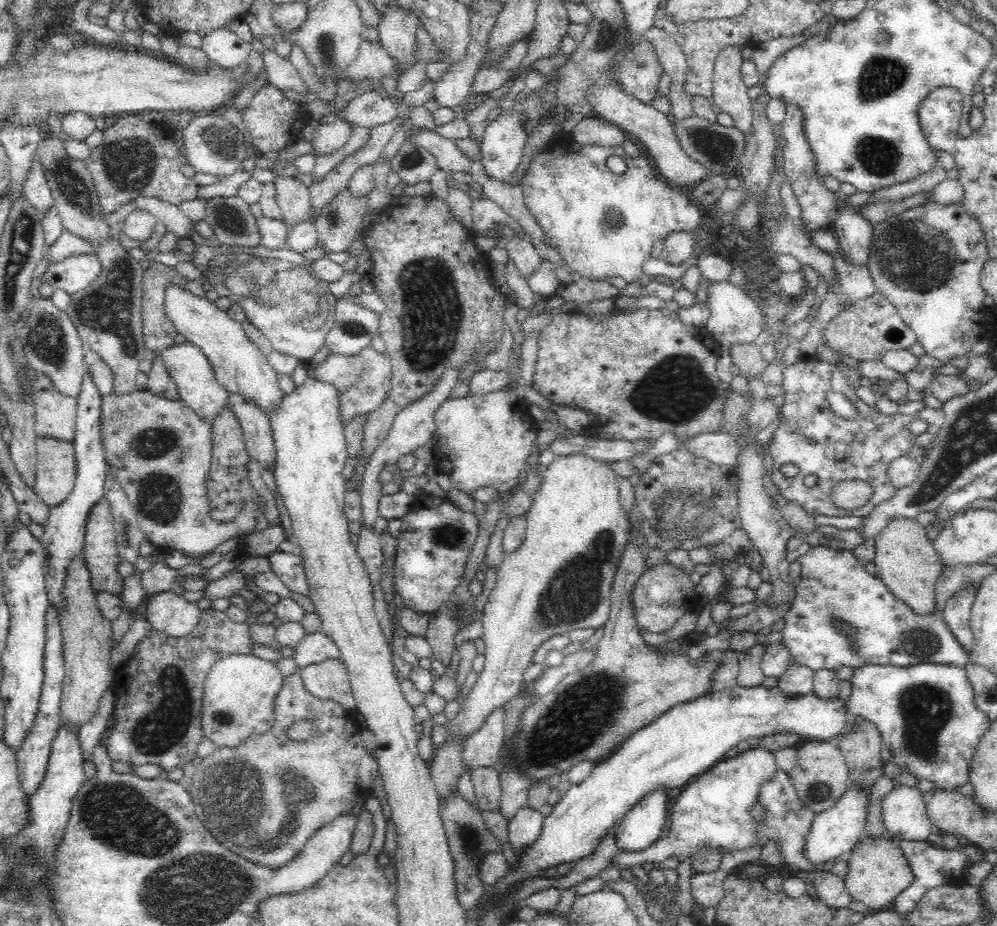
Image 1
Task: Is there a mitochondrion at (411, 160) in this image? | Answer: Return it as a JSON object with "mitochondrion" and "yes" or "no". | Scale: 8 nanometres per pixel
{"mitochondrion":"yes"}

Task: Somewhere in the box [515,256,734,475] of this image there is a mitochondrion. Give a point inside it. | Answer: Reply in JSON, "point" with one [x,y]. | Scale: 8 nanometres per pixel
{"point":[676,391]}

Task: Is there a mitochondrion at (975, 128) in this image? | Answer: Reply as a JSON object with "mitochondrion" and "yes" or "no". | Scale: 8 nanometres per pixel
{"mitochondrion":"no"}

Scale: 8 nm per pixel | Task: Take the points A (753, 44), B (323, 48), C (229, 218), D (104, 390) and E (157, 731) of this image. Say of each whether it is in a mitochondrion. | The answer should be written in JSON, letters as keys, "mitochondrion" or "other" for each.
{"A":"other","B":"mitochondrion","C":"mitochondrion","D":"other","E":"mitochondrion"}

